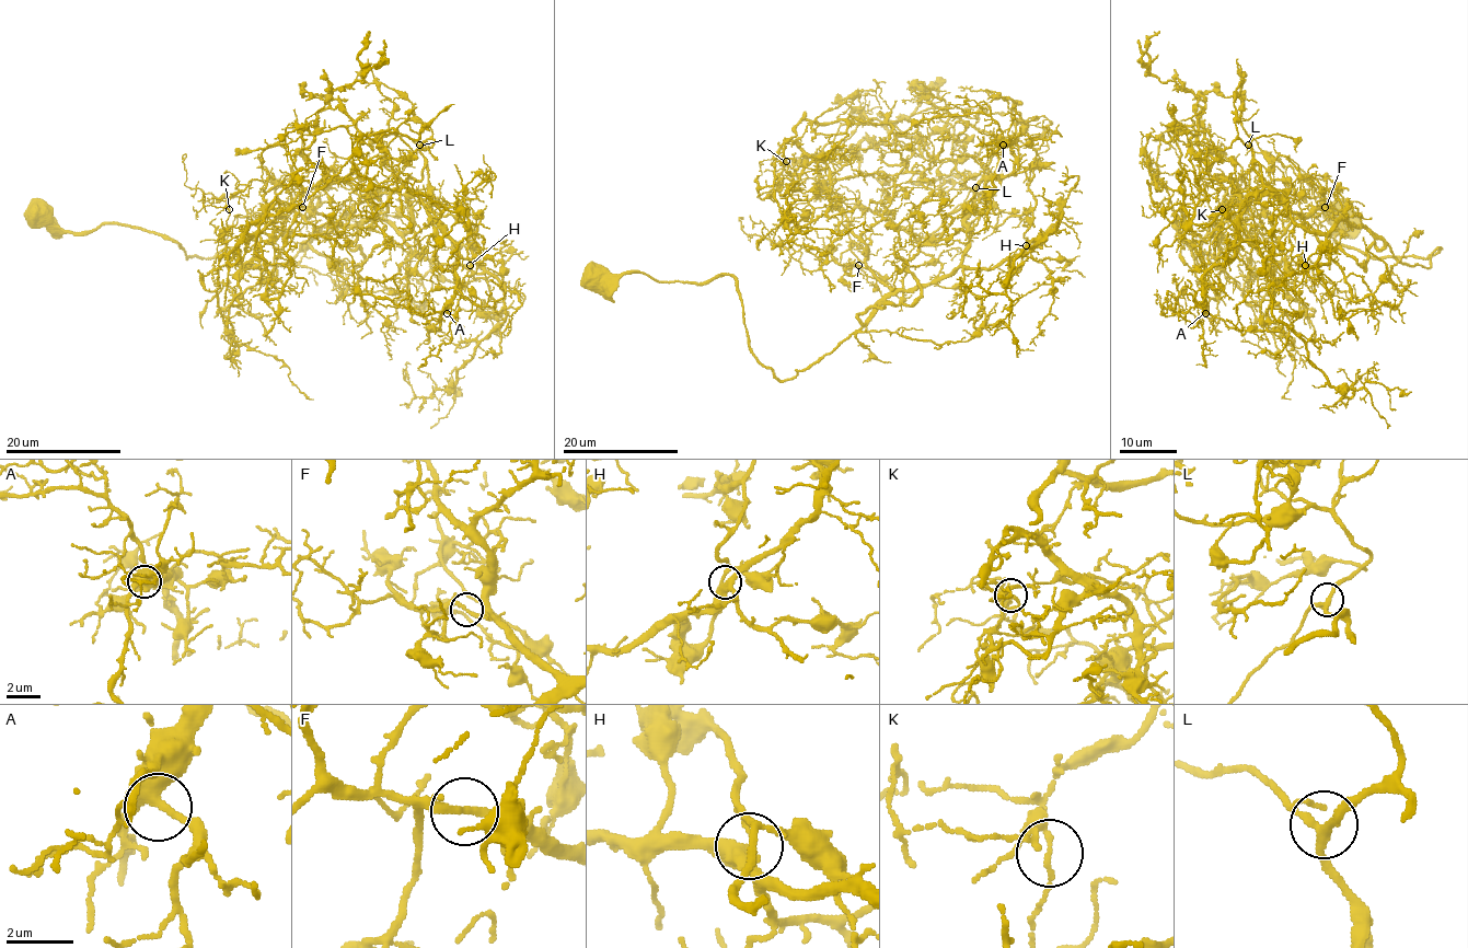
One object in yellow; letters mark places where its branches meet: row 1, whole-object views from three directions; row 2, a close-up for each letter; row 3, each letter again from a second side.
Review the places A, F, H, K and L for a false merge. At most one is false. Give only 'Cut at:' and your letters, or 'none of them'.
Cut at: K

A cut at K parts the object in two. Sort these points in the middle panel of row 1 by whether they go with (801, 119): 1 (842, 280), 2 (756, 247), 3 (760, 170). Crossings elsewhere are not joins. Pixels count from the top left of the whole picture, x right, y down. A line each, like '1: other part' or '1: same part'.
1: other part
2: same part
3: other part

